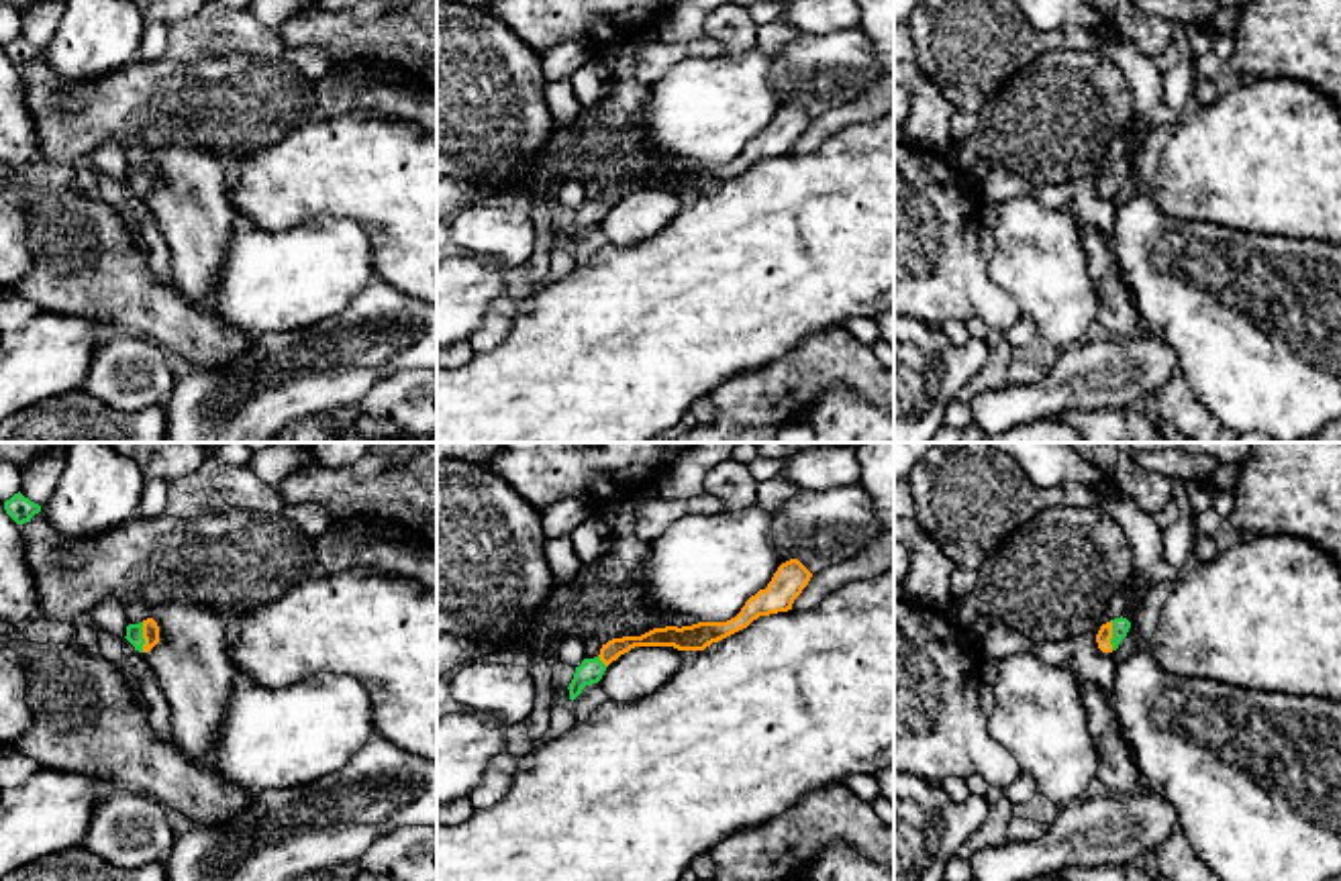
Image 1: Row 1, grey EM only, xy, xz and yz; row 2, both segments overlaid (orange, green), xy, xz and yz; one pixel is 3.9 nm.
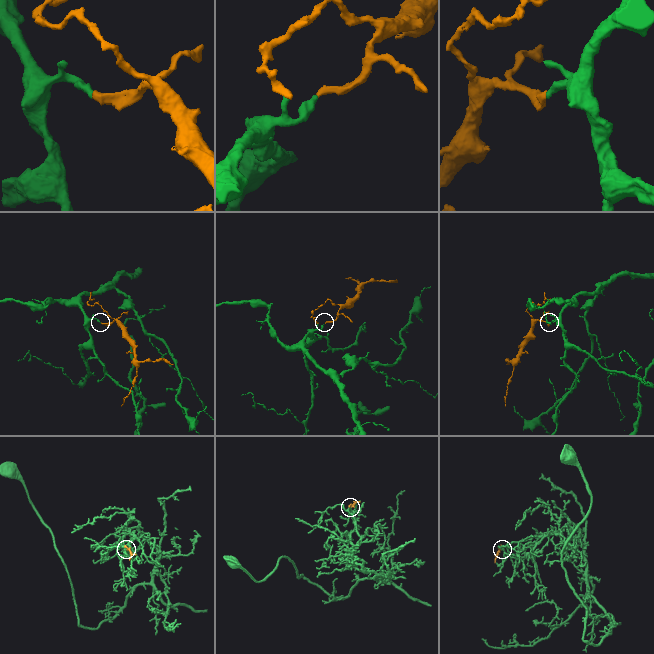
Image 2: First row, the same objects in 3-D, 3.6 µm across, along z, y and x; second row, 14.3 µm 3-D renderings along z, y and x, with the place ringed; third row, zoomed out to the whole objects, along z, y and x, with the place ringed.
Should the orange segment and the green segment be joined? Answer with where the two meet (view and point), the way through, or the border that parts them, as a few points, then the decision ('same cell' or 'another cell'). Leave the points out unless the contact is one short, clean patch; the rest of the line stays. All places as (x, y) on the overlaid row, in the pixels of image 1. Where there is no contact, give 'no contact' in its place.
xy (143, 637) | across xy (150, 627), (143, 637), (133, 631) | same cell

